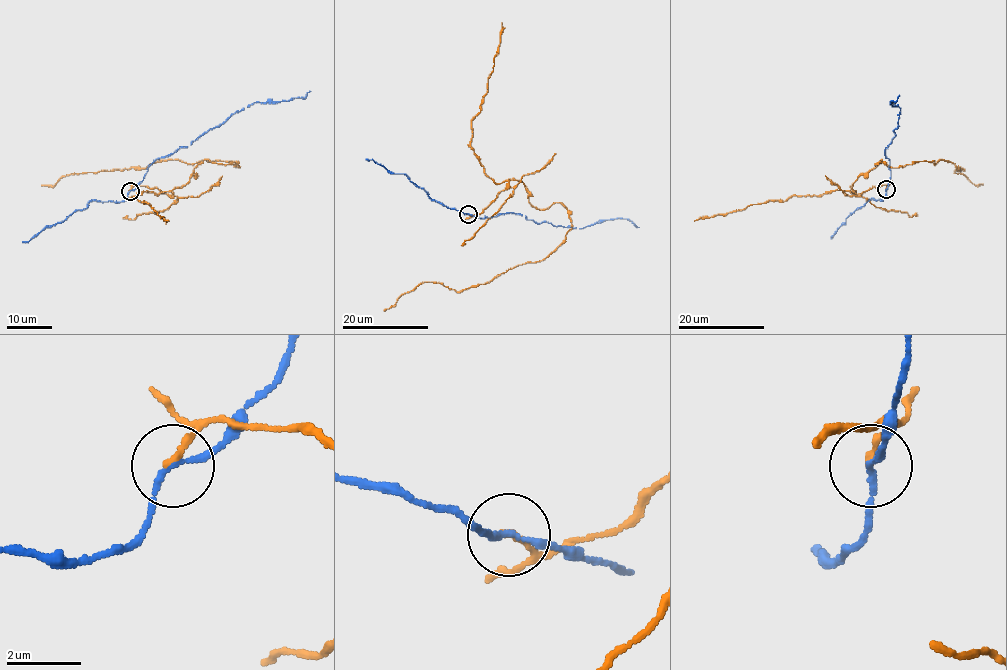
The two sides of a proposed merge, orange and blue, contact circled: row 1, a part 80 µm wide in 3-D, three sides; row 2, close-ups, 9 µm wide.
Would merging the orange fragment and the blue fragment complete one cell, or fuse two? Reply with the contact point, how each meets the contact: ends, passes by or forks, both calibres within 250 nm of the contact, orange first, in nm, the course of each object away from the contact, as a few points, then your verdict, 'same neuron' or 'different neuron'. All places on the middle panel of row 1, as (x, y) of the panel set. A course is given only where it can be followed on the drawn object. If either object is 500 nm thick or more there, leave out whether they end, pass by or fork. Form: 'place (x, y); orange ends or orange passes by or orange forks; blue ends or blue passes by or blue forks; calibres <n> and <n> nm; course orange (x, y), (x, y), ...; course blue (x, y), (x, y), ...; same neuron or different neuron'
place (468, 214); orange ends; blue passes by; calibres 180 and 140 nm; course orange (467, 214), (520, 180), (538, 209), (560, 202), (571, 228), (541, 260), (459, 291), (422, 282), (384, 311); course blue (467, 214), (480, 219), (520, 213), (536, 223), (548, 222), (576, 228), (622, 217), (639, 227); different neuron

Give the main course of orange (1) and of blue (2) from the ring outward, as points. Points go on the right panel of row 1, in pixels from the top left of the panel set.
1: (886, 189), (856, 194), (852, 184), (881, 160), (874, 164), (947, 160), (963, 170), (954, 172), (983, 185)
2: (886, 189), (891, 178), (885, 148), (895, 136), (900, 111), (898, 105), (889, 103), (899, 95)

